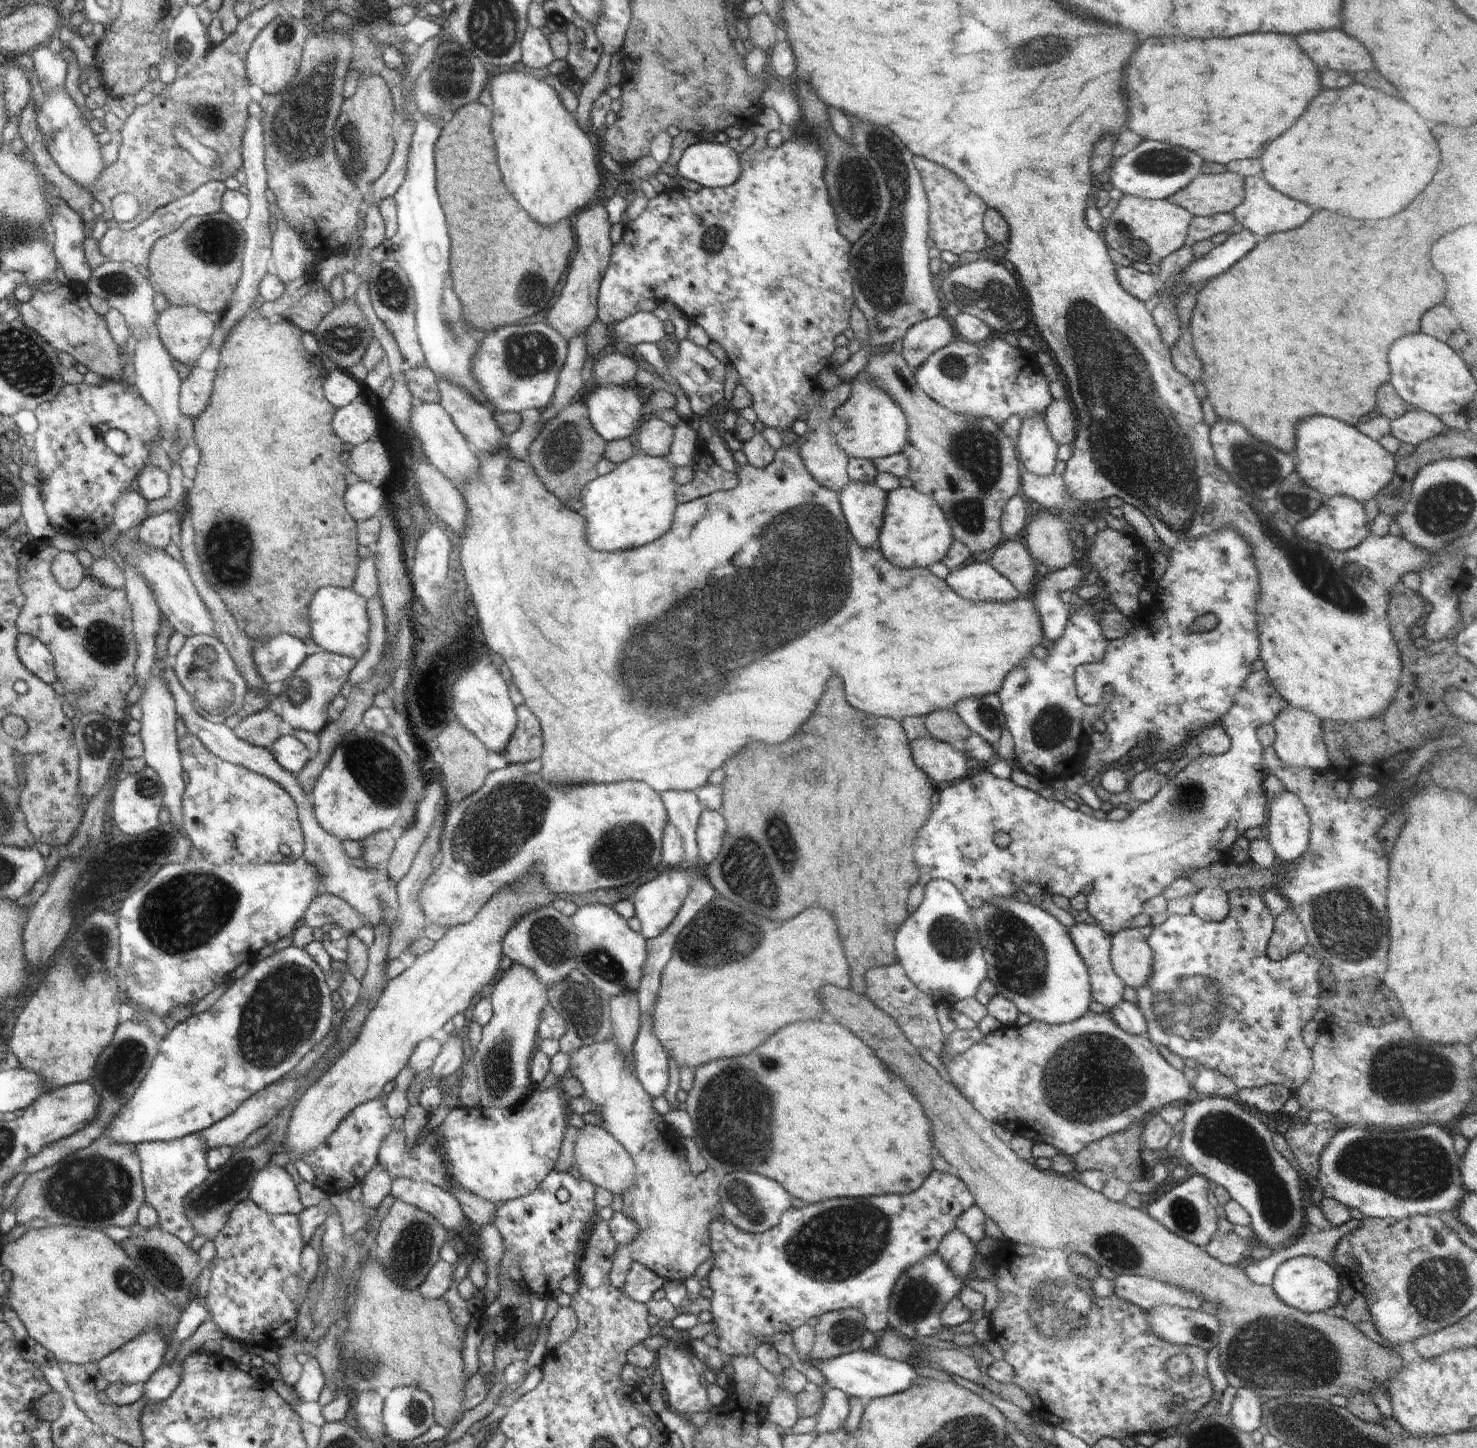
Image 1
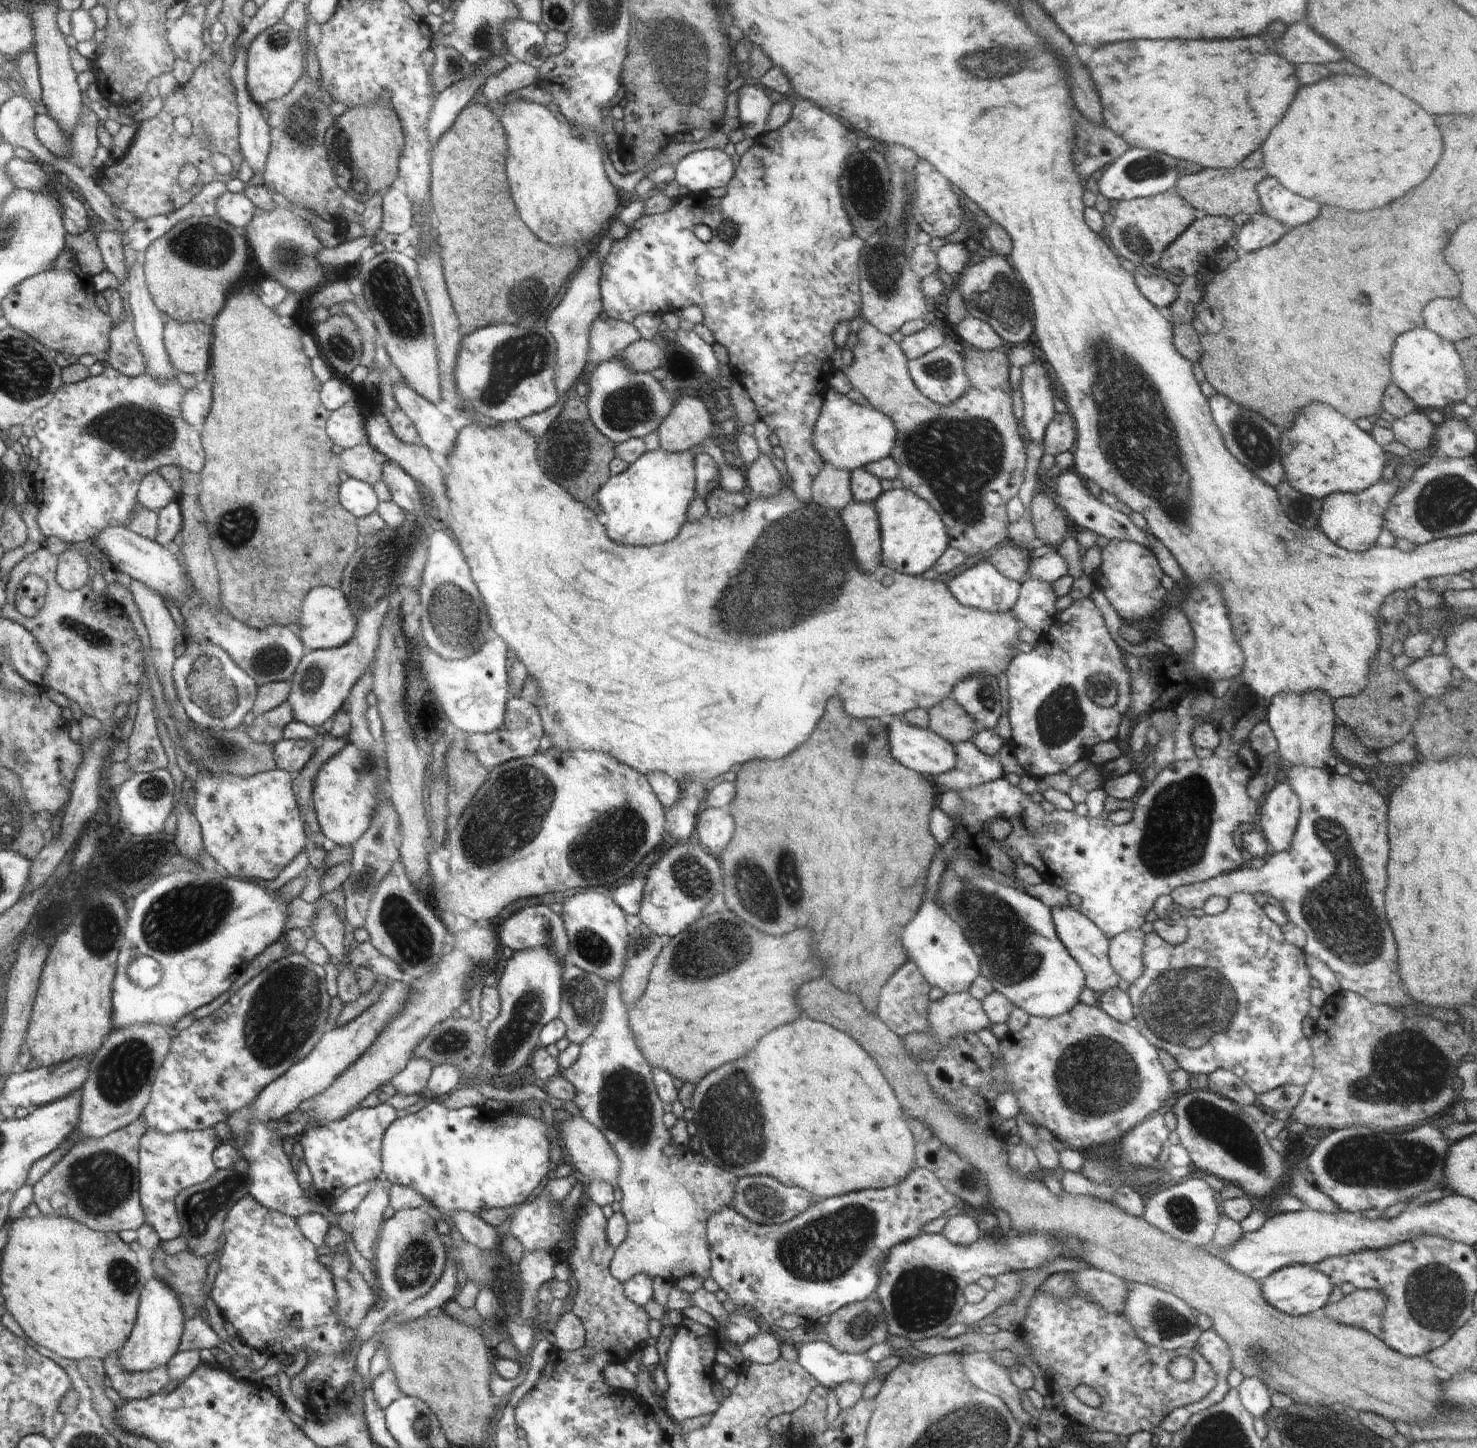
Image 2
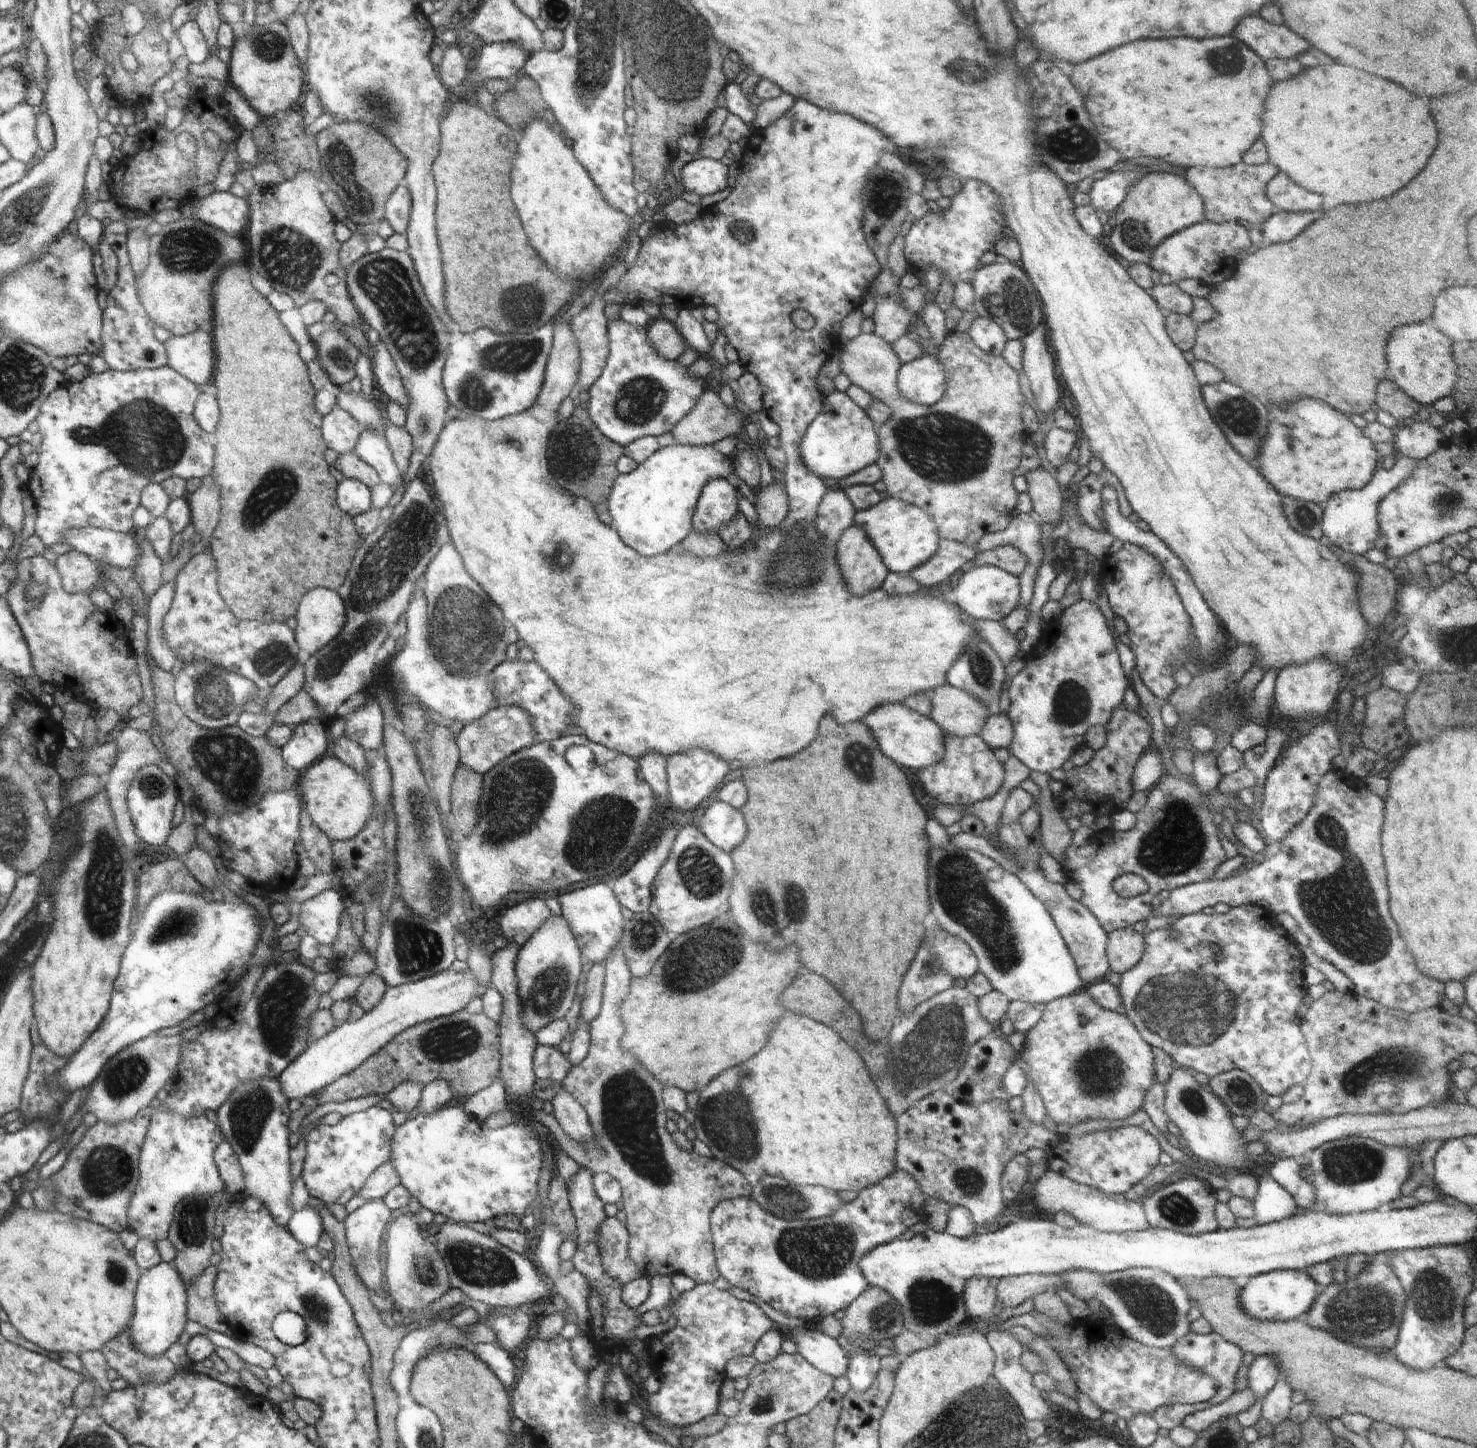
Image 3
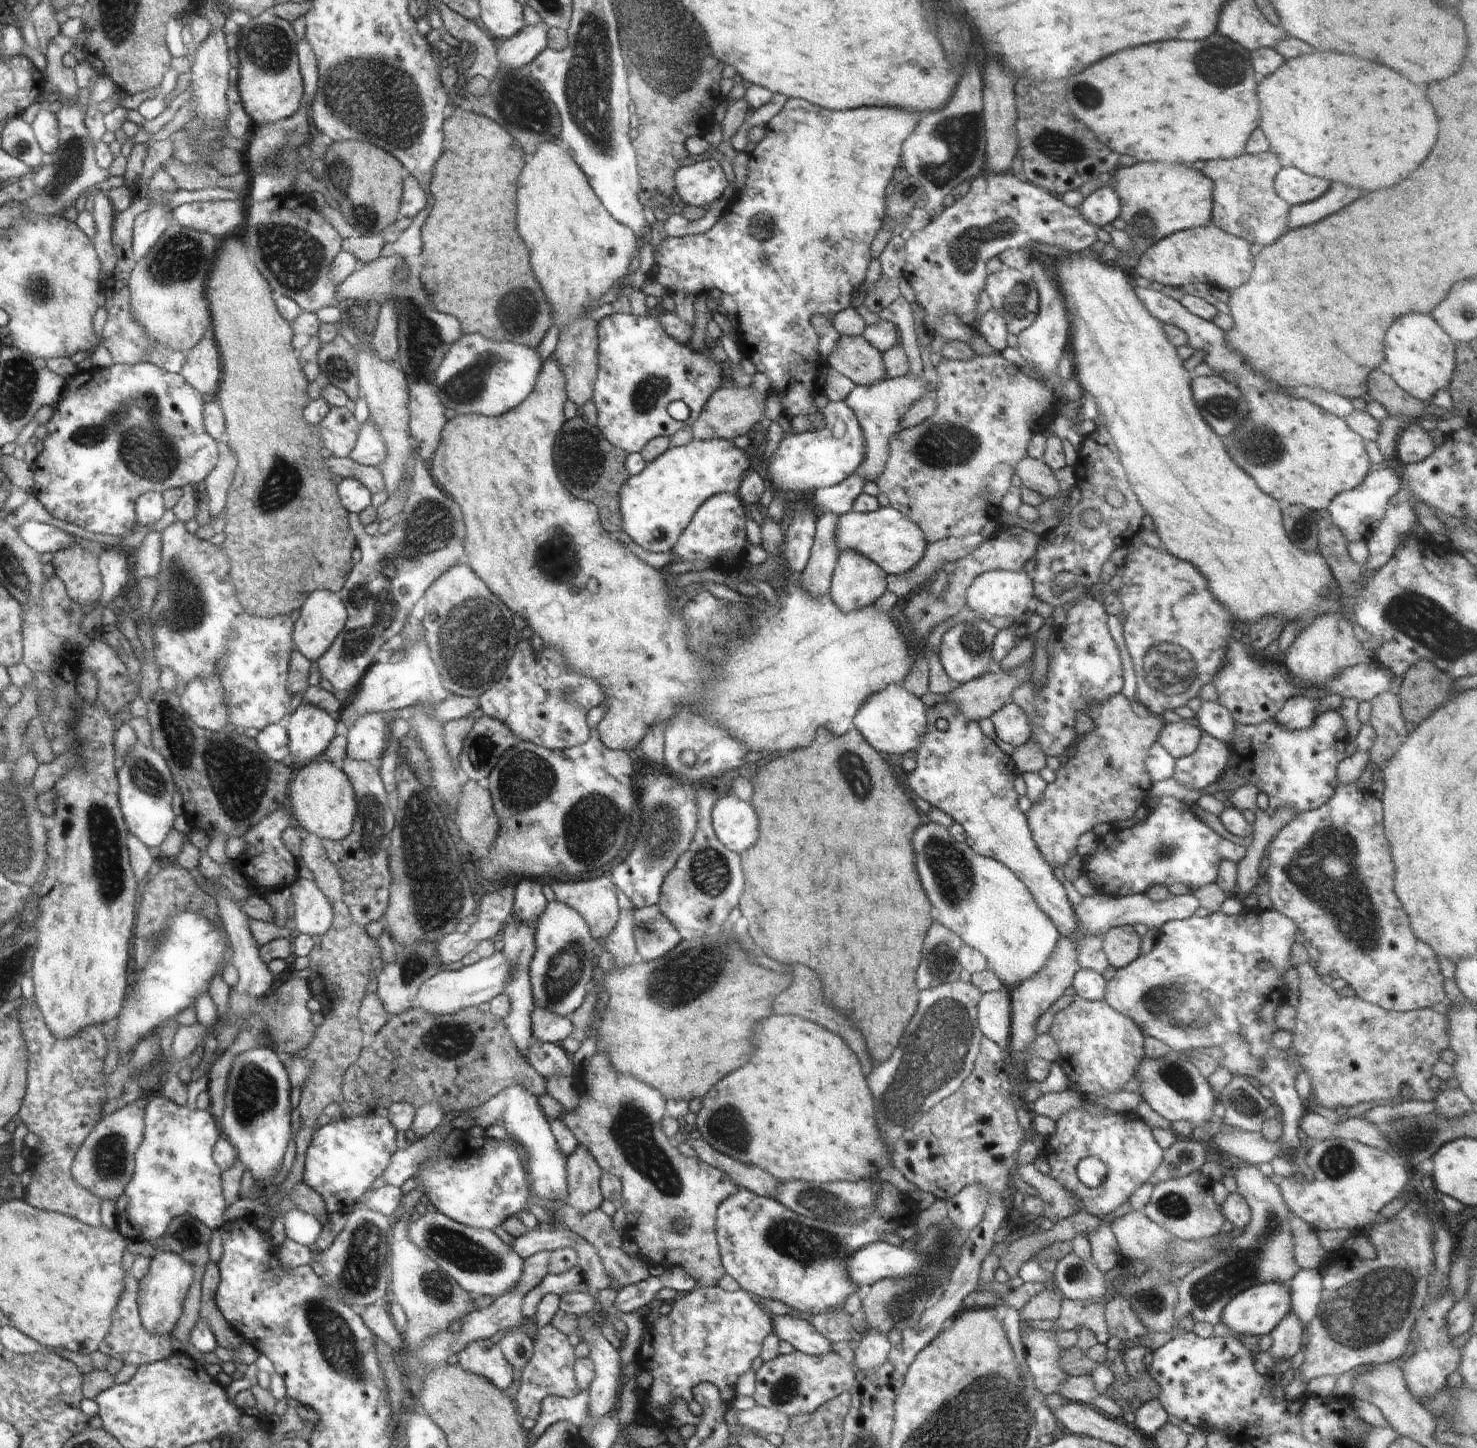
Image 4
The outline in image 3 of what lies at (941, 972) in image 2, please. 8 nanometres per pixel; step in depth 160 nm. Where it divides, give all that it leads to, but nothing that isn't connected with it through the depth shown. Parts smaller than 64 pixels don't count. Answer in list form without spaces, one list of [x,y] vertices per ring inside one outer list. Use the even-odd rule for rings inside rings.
[[[940,926],[928,932],[928,942],[941,960],[943,969],[955,979],[967,979],[979,971],[979,964],[974,951],[963,940],[952,936]]]

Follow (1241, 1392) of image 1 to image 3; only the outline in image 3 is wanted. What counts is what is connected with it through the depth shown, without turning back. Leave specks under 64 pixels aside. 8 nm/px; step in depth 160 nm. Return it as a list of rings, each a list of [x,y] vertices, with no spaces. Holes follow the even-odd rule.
[[[1263,1354],[1256,1357],[1247,1372],[1248,1384],[1257,1396],[1264,1396],[1278,1380],[1281,1364],[1274,1355]]]

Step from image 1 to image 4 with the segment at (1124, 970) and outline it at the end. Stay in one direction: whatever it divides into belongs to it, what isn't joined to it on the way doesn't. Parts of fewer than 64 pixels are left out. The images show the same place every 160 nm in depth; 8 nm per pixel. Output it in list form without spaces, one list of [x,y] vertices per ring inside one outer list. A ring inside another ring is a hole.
[[[1134,925],[1118,926],[1108,930],[1102,939],[1105,956],[1116,969],[1131,964],[1141,953],[1141,937]]]

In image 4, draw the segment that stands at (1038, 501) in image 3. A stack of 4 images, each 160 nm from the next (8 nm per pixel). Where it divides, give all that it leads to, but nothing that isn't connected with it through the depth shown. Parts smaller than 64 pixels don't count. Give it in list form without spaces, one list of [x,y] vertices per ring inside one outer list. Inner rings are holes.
[[[1026,456],[1018,462],[1015,474],[1022,481],[1022,485],[1034,492],[1038,492],[1045,500],[1052,500],[1060,494],[1060,484],[1056,479],[1056,472],[1050,469],[1042,459],[1035,460]]]

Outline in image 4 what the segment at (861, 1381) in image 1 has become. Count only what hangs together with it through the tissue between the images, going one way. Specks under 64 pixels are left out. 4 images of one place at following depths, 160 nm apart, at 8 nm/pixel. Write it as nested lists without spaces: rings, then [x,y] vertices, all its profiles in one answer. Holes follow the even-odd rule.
[[[786,1314],[772,1315],[773,1334],[780,1341],[788,1342],[795,1350],[807,1356],[822,1356],[835,1352],[832,1342],[822,1336],[812,1324],[801,1318],[792,1318]]]

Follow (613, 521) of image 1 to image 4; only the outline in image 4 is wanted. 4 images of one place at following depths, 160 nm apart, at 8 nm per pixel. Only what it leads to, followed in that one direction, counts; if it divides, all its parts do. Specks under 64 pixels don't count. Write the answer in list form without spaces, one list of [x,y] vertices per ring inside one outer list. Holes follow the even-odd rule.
[[[724,439],[693,440],[680,447],[671,447],[665,454],[660,454],[656,461],[646,464],[639,474],[630,476],[620,486],[620,512],[624,520],[624,532],[640,548],[654,553],[672,551],[679,538],[694,520],[699,507],[708,498],[721,493],[737,495],[742,478],[750,471],[750,463],[745,452],[736,448],[732,441]]]

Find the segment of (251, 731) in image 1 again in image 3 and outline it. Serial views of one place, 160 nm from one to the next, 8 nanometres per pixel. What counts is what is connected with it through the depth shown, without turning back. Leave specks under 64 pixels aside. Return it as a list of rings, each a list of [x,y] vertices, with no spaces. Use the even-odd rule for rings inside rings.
[[[302,690],[299,694],[296,694],[293,698],[290,698],[280,711],[278,716],[274,720],[274,725],[290,725],[296,727],[300,724],[306,724],[314,718],[320,719],[322,712],[320,708],[314,704],[314,700]]]

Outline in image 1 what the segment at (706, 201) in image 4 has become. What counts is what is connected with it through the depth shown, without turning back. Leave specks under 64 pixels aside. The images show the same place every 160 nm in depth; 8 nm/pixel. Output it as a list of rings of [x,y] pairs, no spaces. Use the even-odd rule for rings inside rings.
[[[708,141],[688,146],[672,171],[684,180],[711,188],[731,186],[741,172],[742,155],[725,144]]]

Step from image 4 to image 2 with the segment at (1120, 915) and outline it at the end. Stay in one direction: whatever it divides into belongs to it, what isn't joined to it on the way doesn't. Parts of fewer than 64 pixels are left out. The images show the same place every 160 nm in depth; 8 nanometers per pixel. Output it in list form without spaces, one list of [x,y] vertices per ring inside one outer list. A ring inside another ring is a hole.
[[[1277,755],[1264,758],[1268,768],[1276,766],[1280,777],[1290,784],[1292,792],[1300,802],[1300,818],[1292,844],[1286,852],[1271,852],[1262,868],[1240,868],[1228,871],[1205,882],[1198,882],[1176,888],[1171,894],[1174,903],[1184,906],[1186,910],[1201,908],[1210,896],[1230,898],[1236,892],[1246,892],[1257,898],[1272,896],[1297,927],[1306,933],[1305,953],[1320,958],[1336,976],[1343,991],[1351,991],[1364,996],[1370,1002],[1401,1008],[1414,1003],[1406,994],[1404,982],[1401,981],[1396,944],[1392,930],[1384,912],[1384,892],[1388,886],[1386,862],[1388,862],[1388,798],[1375,790],[1371,784],[1359,784],[1350,775],[1341,776],[1330,769],[1318,769],[1301,765],[1284,765]]]

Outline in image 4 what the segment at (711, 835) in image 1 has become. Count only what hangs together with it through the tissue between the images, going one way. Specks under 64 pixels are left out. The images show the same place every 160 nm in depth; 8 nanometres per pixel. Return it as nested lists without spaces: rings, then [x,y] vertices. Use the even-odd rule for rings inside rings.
[[[722,793],[711,813],[716,838],[727,850],[744,852],[758,840],[758,816],[754,808],[730,793]]]

